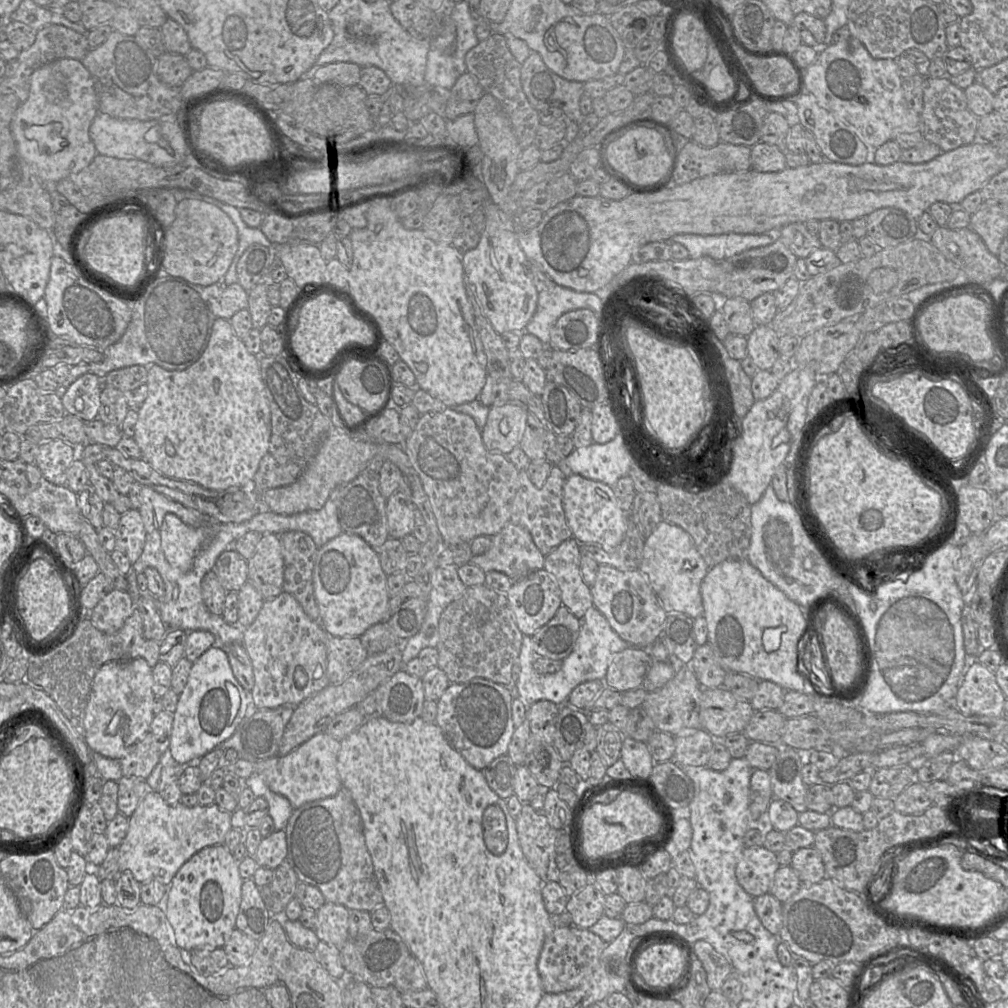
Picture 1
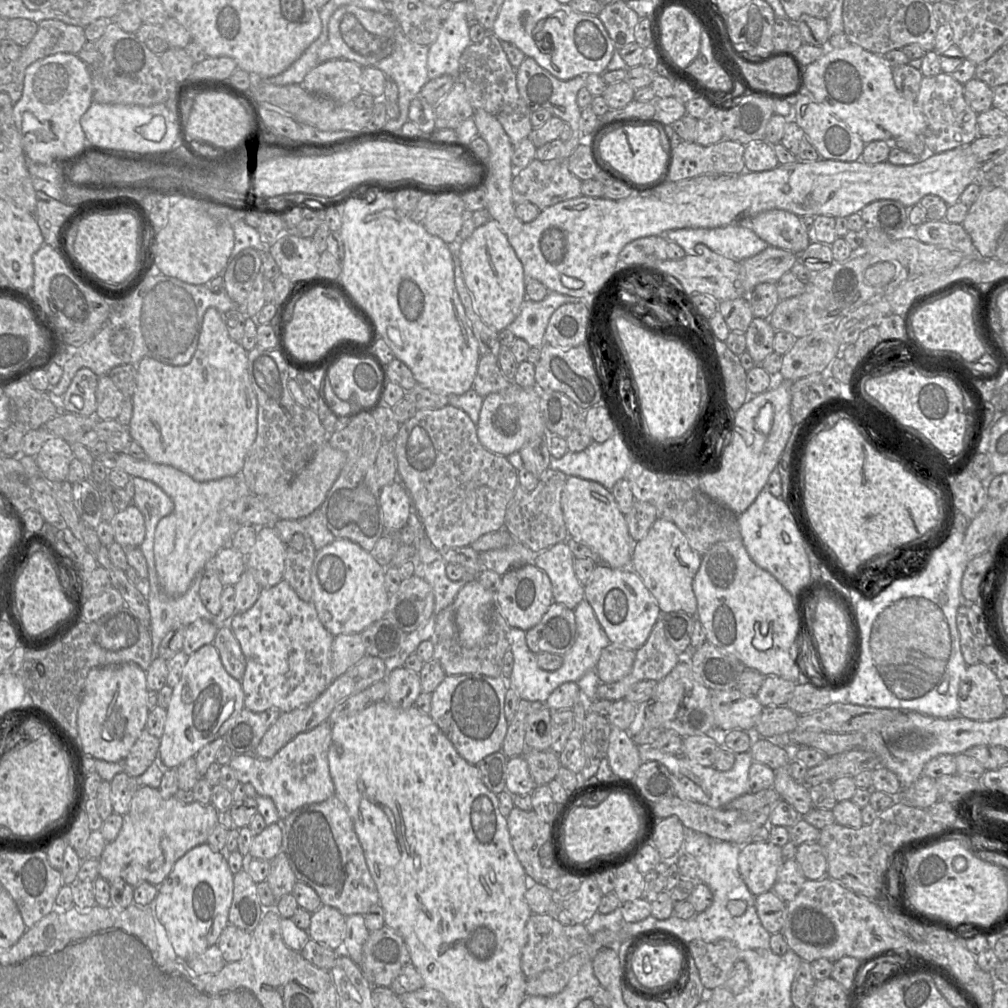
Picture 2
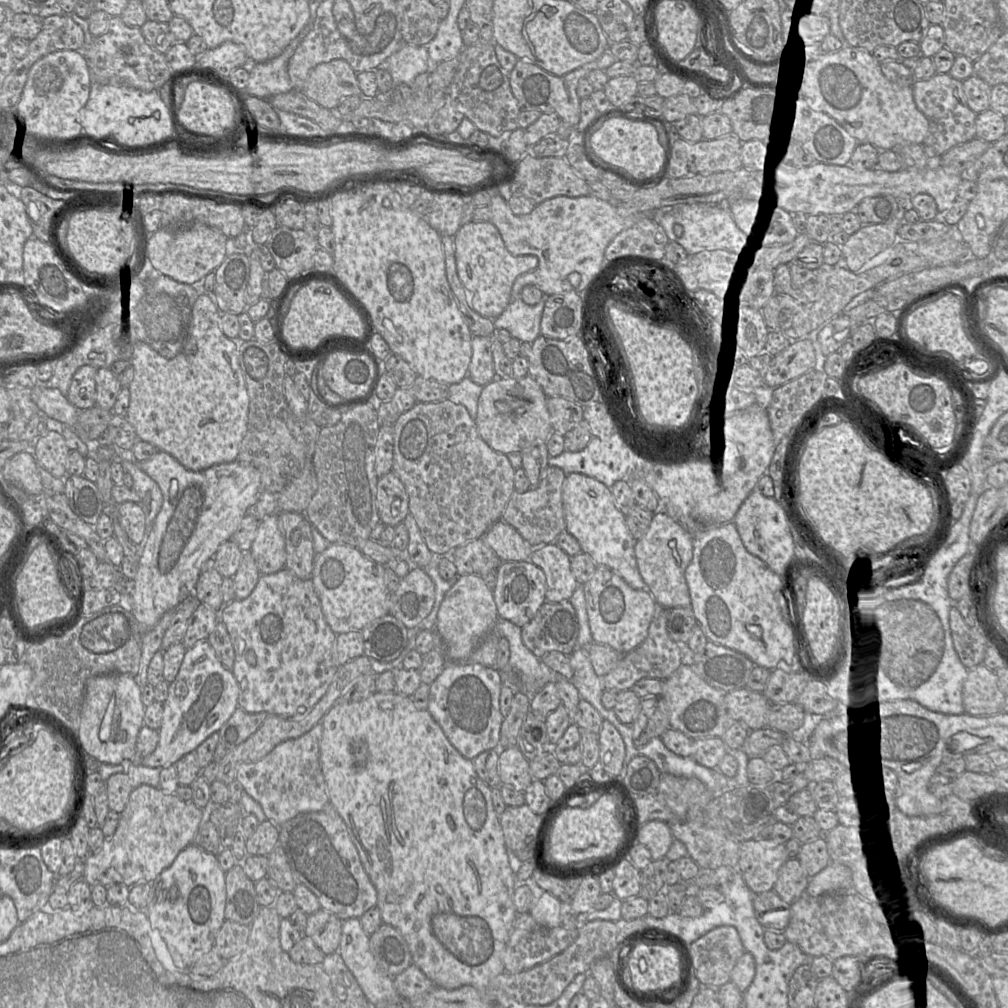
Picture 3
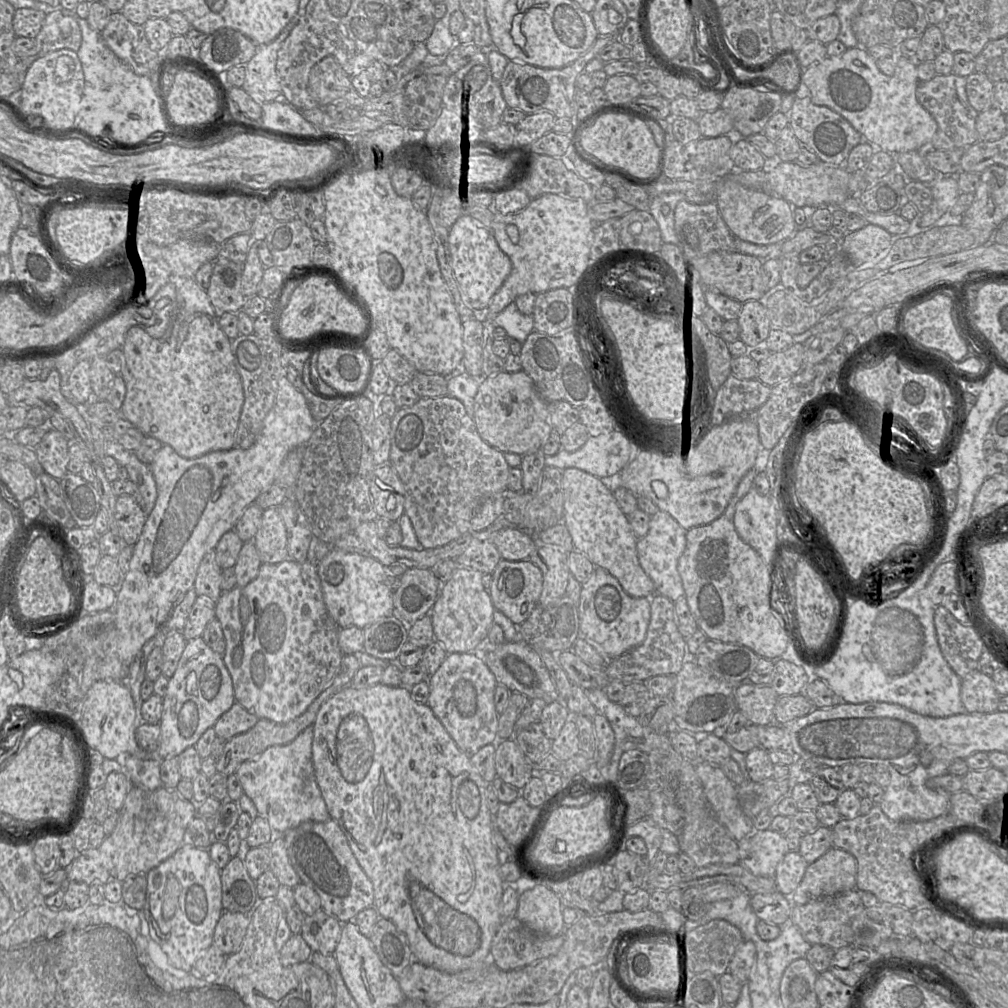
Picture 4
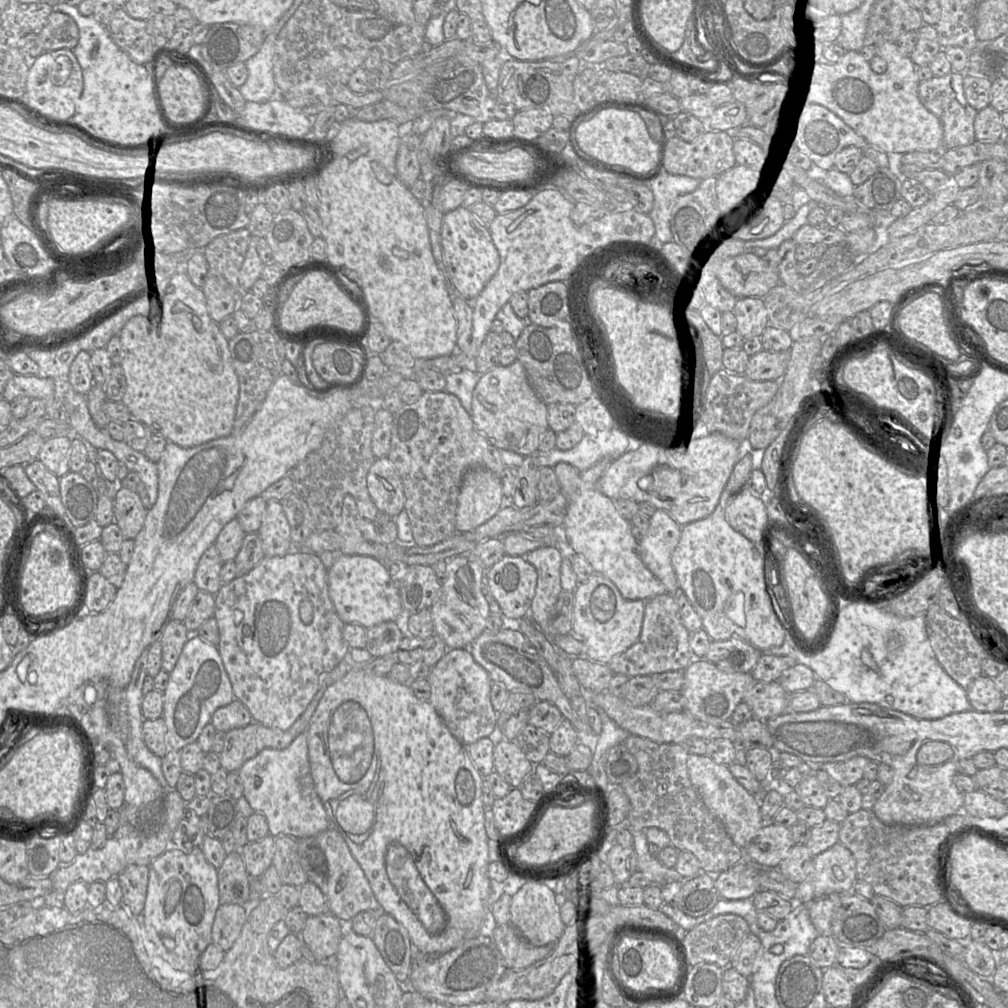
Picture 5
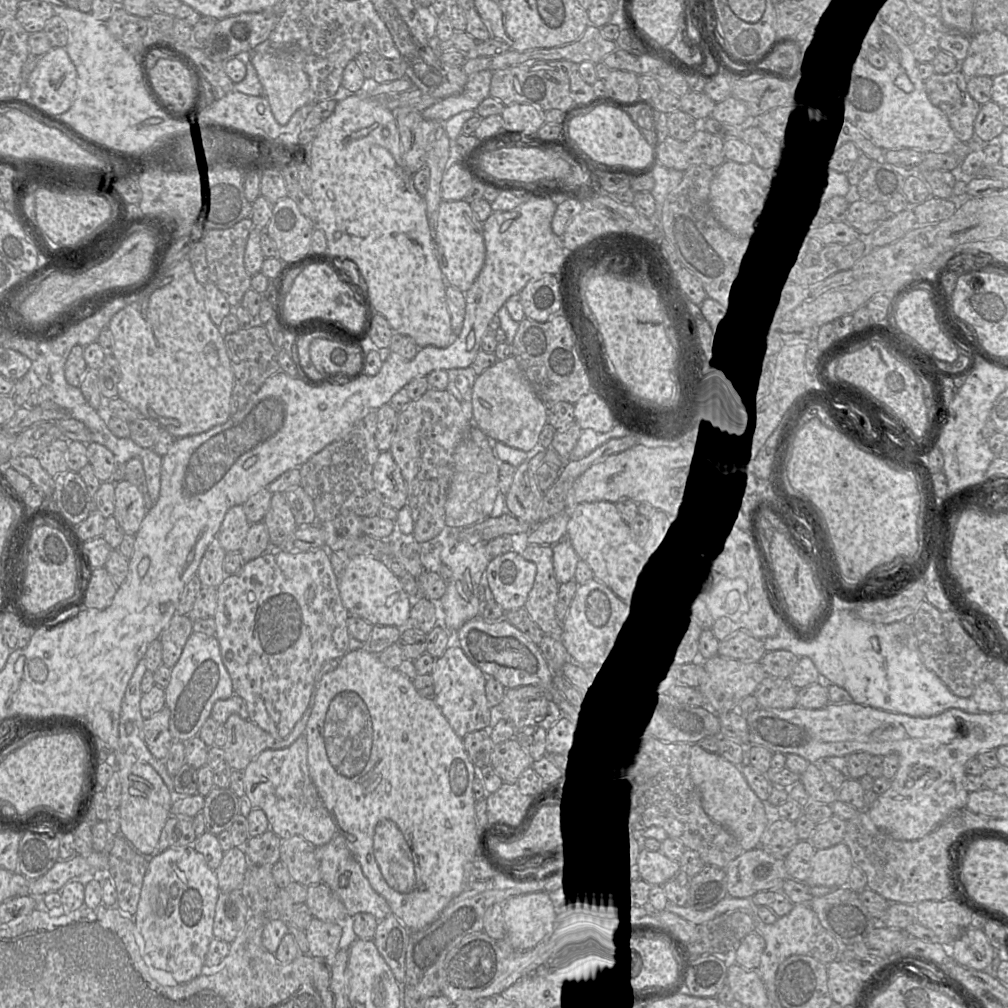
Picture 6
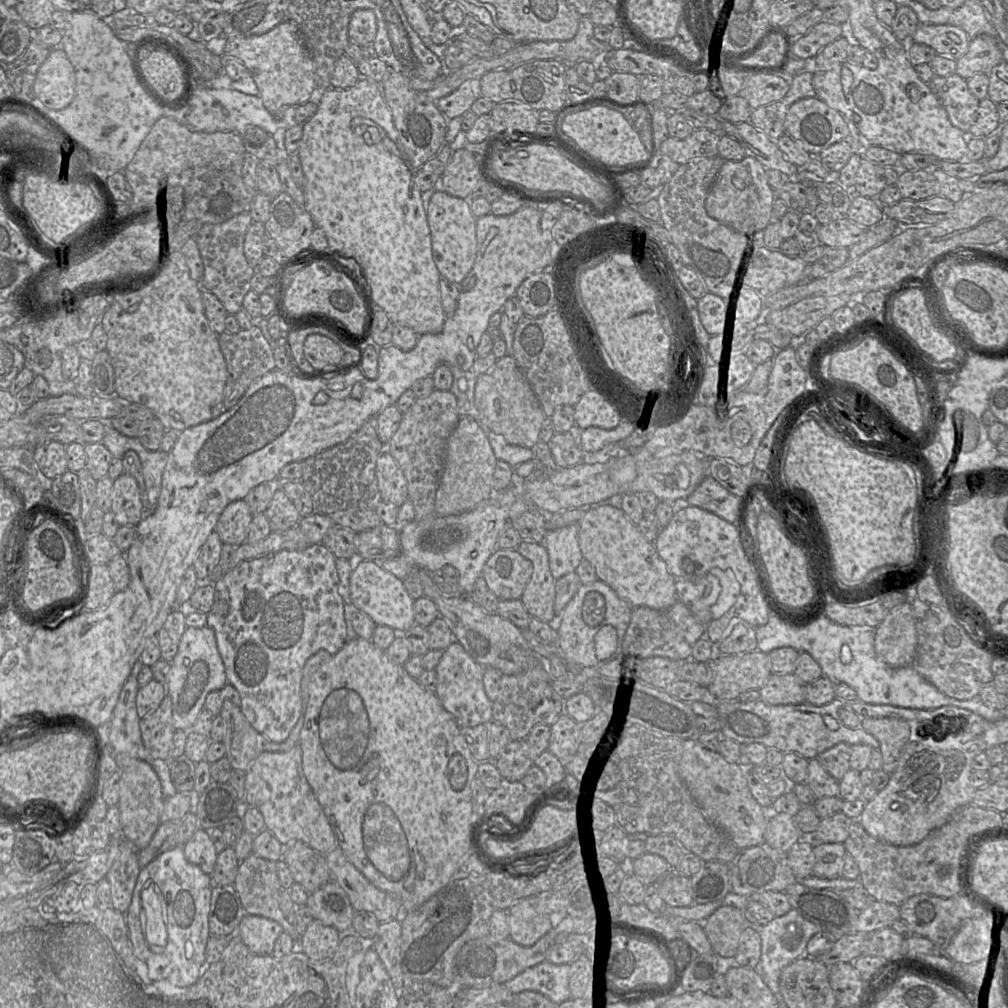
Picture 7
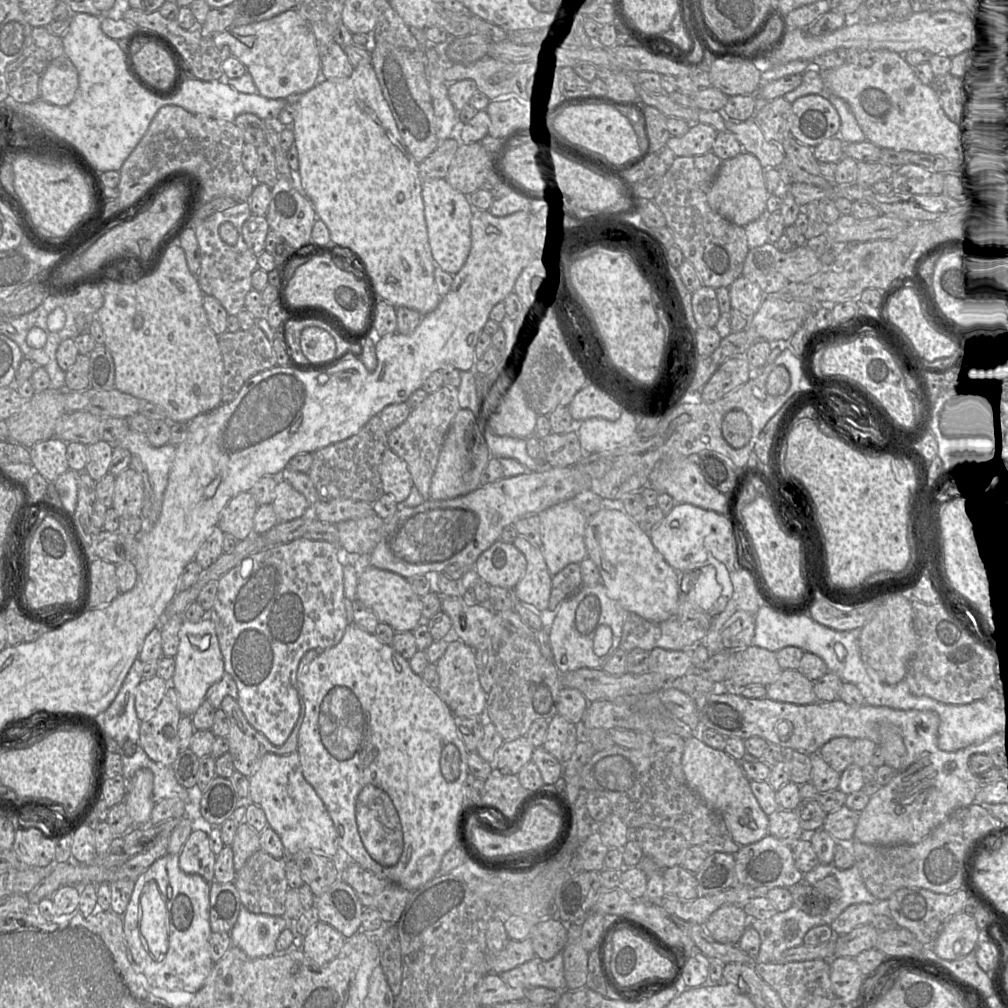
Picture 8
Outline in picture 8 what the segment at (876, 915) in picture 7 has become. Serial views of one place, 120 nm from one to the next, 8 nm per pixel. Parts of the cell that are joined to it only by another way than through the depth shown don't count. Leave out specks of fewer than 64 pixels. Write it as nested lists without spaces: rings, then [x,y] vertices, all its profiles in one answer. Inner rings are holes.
[[[859,903],[848,906],[831,924],[836,936],[850,933],[854,928],[870,924],[874,916],[887,913],[886,903]]]

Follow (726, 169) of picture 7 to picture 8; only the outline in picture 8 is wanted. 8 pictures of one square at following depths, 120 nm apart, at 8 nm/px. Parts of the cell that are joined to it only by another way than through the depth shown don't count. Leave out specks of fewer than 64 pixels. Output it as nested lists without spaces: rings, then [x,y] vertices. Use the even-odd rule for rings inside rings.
[[[744,151],[732,159],[722,161],[708,192],[710,208],[740,227],[745,227],[756,220],[767,210],[767,200],[771,195],[765,185],[764,172],[758,159]]]

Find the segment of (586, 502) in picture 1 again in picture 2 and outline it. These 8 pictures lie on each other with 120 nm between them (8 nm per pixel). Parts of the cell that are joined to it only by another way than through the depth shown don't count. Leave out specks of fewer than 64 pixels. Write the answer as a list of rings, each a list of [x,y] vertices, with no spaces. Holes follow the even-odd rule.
[[[569,476],[562,490],[561,508],[569,538],[592,549],[600,563],[613,569],[631,568],[636,542],[629,534],[625,516],[620,512],[611,490],[597,482]]]

